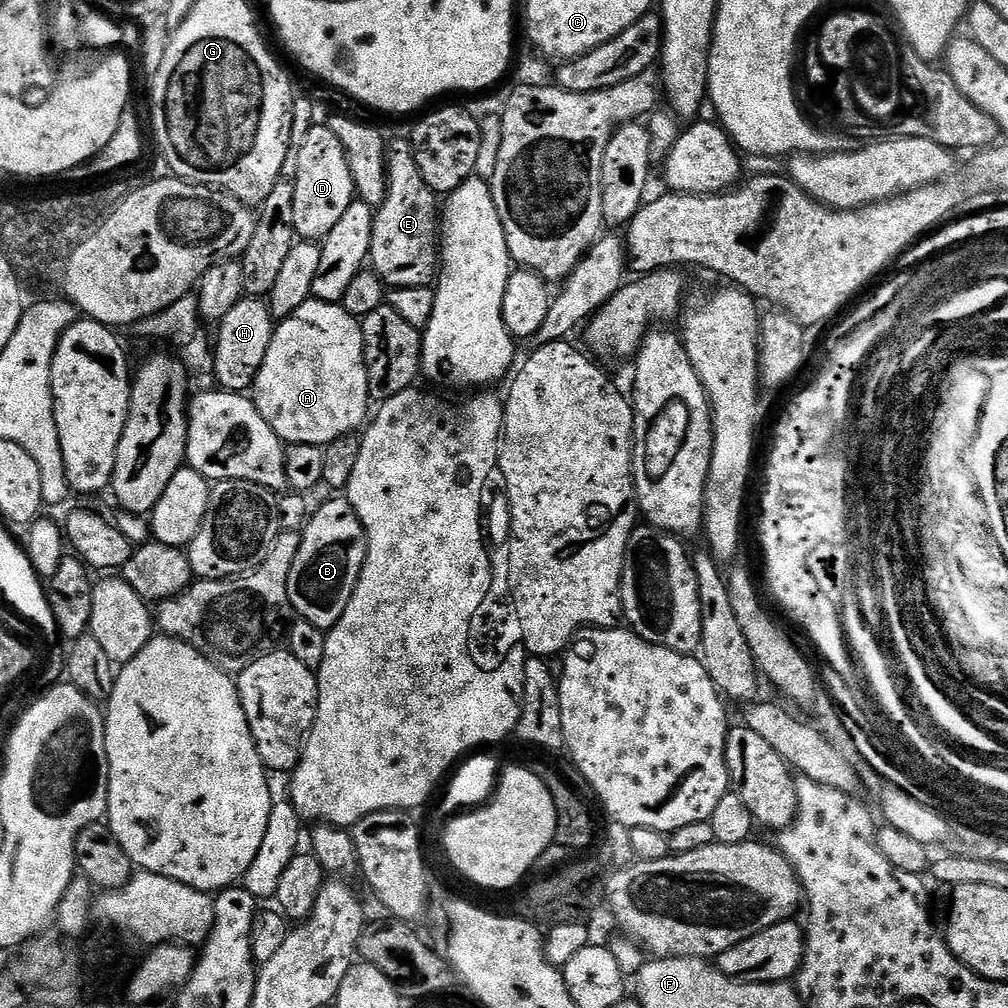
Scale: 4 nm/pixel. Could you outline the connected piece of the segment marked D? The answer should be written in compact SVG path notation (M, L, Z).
M313 126L298 150L298 170L294 182L294 230L304 242L320 242L334 230L334 225L346 214L353 200L357 199L354 178L342 142L334 130L326 126Z

